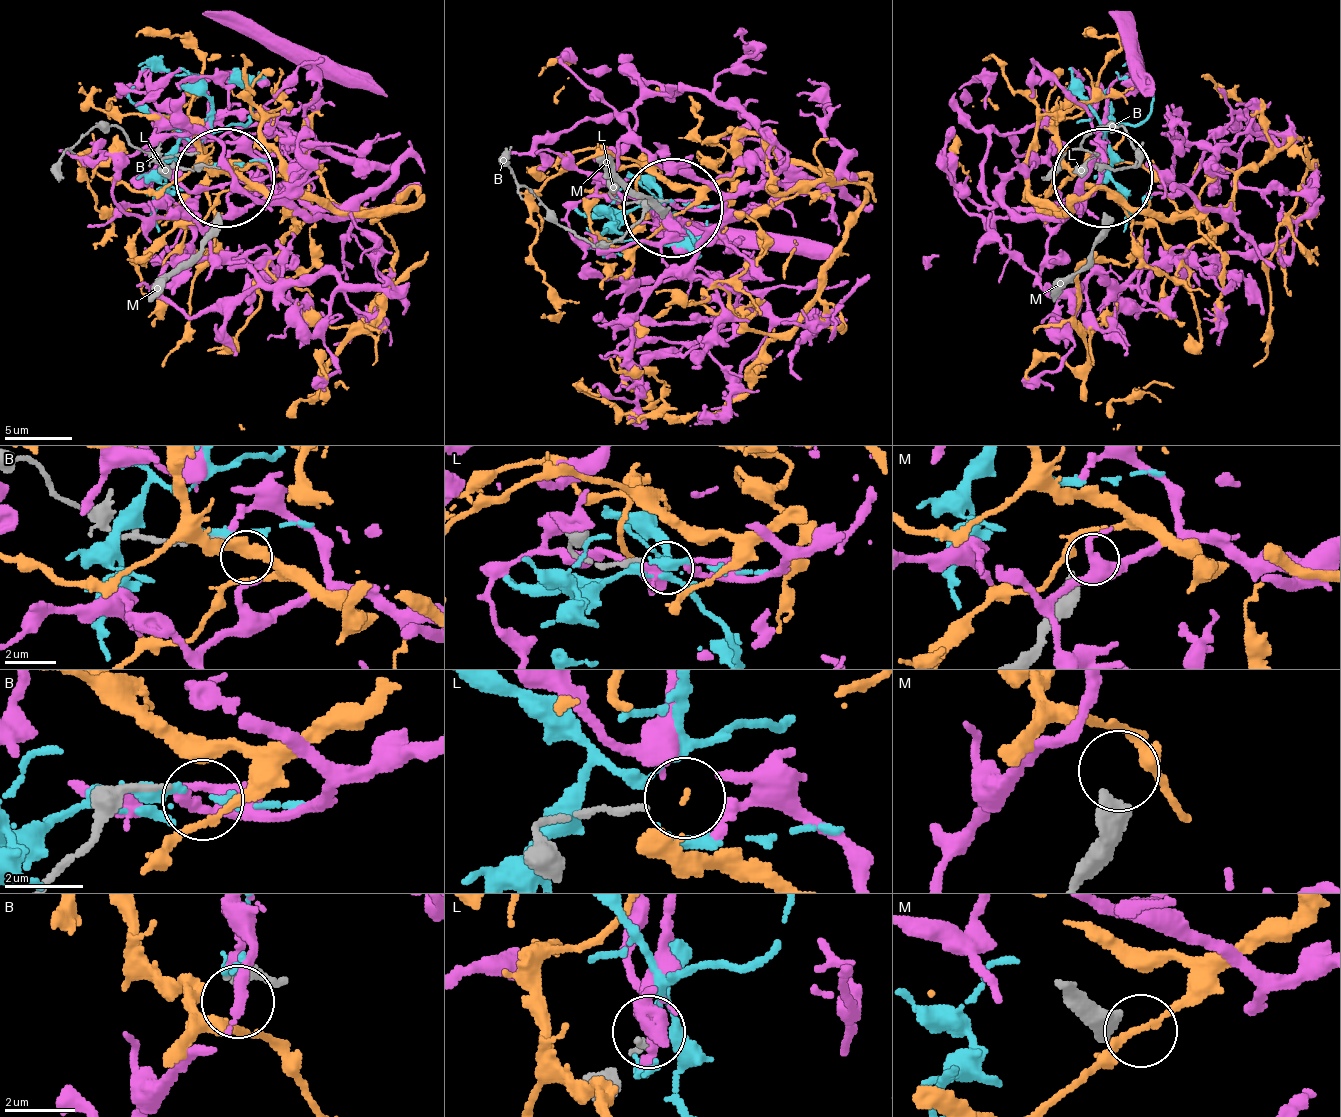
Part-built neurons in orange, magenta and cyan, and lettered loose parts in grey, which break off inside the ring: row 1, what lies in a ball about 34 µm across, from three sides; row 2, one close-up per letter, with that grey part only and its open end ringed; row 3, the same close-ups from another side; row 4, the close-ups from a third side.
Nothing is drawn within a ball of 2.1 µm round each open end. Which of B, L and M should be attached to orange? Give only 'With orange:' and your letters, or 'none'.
With orange: none

